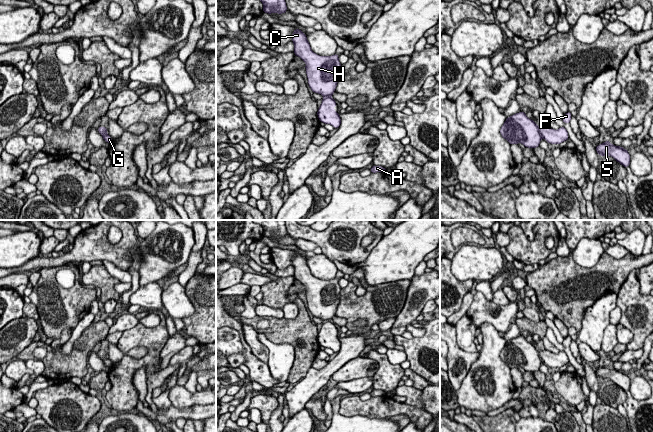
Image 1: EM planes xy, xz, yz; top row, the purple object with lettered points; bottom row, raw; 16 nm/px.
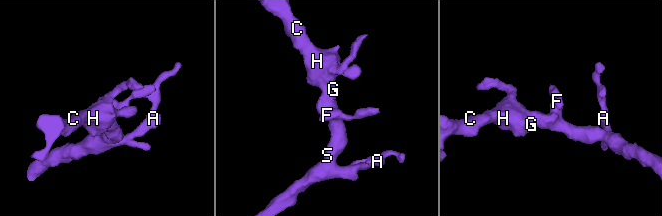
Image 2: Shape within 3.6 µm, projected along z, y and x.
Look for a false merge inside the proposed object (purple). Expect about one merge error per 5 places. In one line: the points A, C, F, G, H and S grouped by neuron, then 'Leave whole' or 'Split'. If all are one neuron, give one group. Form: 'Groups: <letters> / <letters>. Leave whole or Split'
Groups: A C F G H S. Leave whole

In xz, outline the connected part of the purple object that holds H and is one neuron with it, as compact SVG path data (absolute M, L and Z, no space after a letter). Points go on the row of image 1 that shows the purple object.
M300 29L293 31L292 42L294 43L294 54L306 63L305 69L309 87L314 93L324 97L317 112L320 122L339 128L341 119L338 112L334 110L337 104L331 97L340 79L339 55L317 55L311 50L306 34Z

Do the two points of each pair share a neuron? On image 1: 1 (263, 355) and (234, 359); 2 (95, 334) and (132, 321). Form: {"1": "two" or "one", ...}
{"1": "two", "2": "two"}

